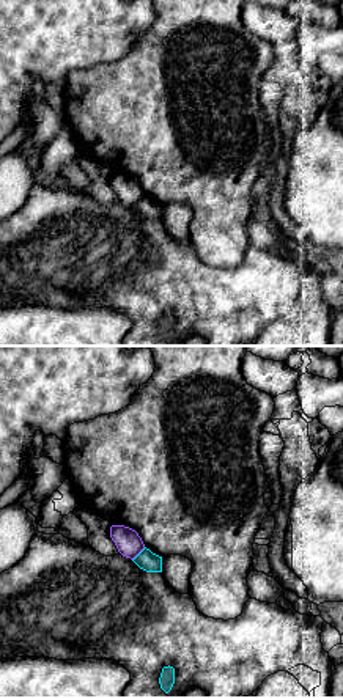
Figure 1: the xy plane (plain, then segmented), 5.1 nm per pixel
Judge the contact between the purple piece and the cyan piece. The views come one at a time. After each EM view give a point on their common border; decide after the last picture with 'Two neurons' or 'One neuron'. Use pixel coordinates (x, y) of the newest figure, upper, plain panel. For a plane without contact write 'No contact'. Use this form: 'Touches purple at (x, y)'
Touches purple at (139, 200)

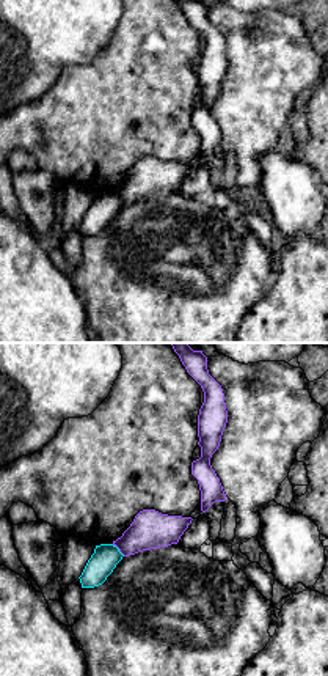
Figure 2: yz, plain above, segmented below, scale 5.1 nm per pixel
Touches purple at (118, 195)

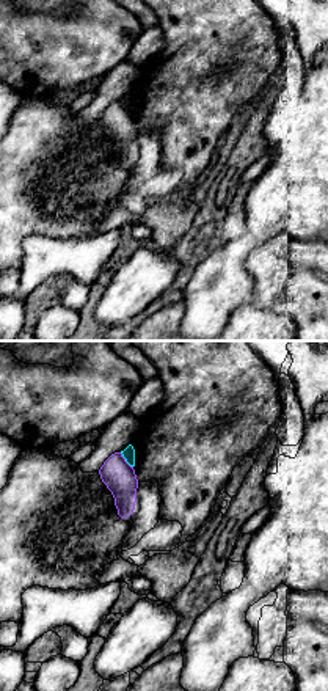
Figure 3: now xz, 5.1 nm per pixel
Touches purple at (124, 109)

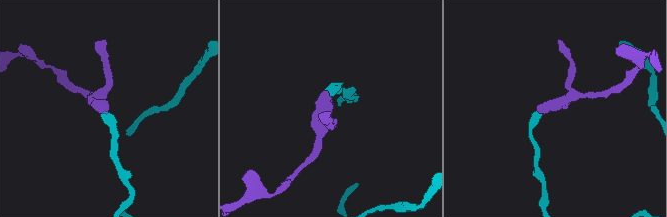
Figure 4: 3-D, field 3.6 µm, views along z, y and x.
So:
Two neurons

